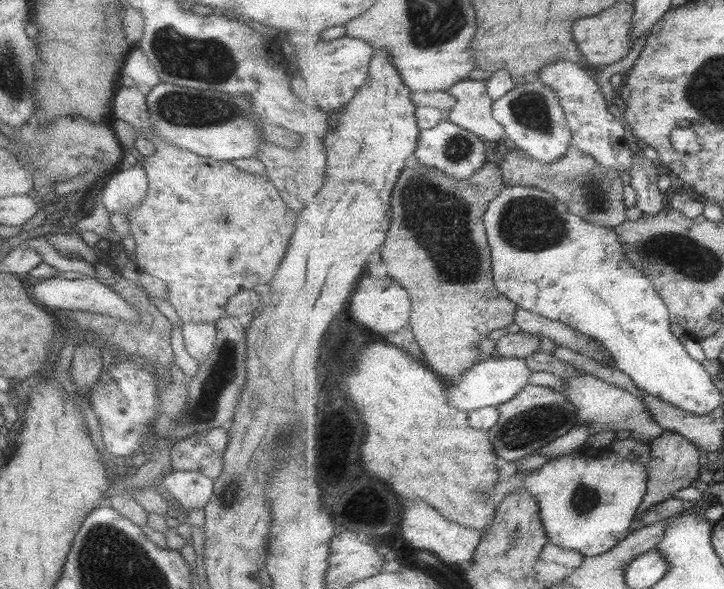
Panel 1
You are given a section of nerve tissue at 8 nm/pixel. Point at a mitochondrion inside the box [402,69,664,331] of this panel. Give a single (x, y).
(526, 222)

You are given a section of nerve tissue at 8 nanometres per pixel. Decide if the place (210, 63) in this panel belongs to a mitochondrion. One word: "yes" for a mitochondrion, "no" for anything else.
yes

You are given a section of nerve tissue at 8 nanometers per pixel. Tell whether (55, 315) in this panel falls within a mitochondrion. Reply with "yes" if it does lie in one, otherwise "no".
no

